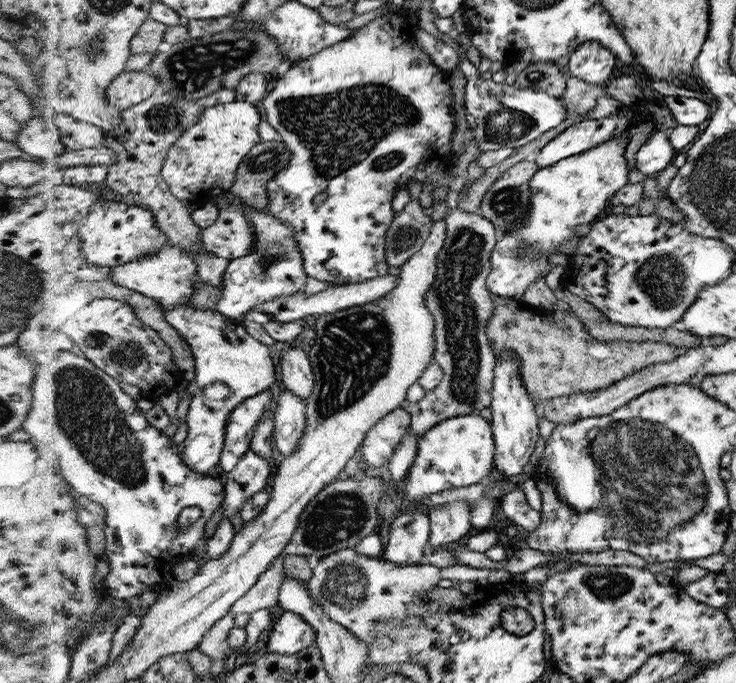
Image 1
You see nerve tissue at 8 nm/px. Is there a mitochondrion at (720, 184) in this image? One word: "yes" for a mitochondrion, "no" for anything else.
yes

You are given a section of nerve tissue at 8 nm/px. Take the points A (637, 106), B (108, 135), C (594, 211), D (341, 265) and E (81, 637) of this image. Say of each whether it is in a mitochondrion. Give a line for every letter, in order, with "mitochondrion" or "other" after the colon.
A: other
B: other
C: other
D: other
E: other

